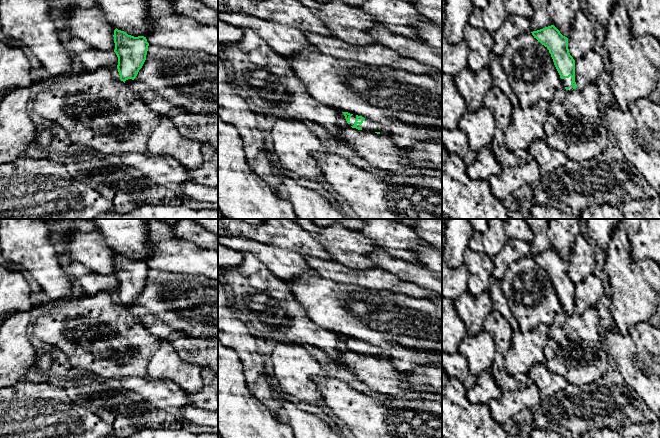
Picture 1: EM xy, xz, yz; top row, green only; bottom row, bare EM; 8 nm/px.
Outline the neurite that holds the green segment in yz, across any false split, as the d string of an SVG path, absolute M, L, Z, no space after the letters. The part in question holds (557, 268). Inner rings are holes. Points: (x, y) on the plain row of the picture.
M554 249L531 257L538 266L549 274L554 289L562 304L562 312L567 315L576 313L575 284L569 277L568 262L563 260Z

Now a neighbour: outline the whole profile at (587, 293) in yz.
M591 274L583 282L575 284L575 306L578 312L595 307L603 297L605 289L602 280Z

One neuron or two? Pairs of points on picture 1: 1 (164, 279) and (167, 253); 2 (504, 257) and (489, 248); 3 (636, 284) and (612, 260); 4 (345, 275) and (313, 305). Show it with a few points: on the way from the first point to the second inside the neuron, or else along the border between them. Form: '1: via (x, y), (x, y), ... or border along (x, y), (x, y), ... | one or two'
1: border along (149, 268), (185, 272), (188, 274) | two
2: border along (508, 238), (492, 258) | two
3: via (630, 278), (618, 266) | one
4: border along (318, 275), (339, 282), (353, 283), (361, 287) | two

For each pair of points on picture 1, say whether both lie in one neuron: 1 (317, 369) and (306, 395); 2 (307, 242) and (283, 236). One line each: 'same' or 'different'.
1: same
2: same

